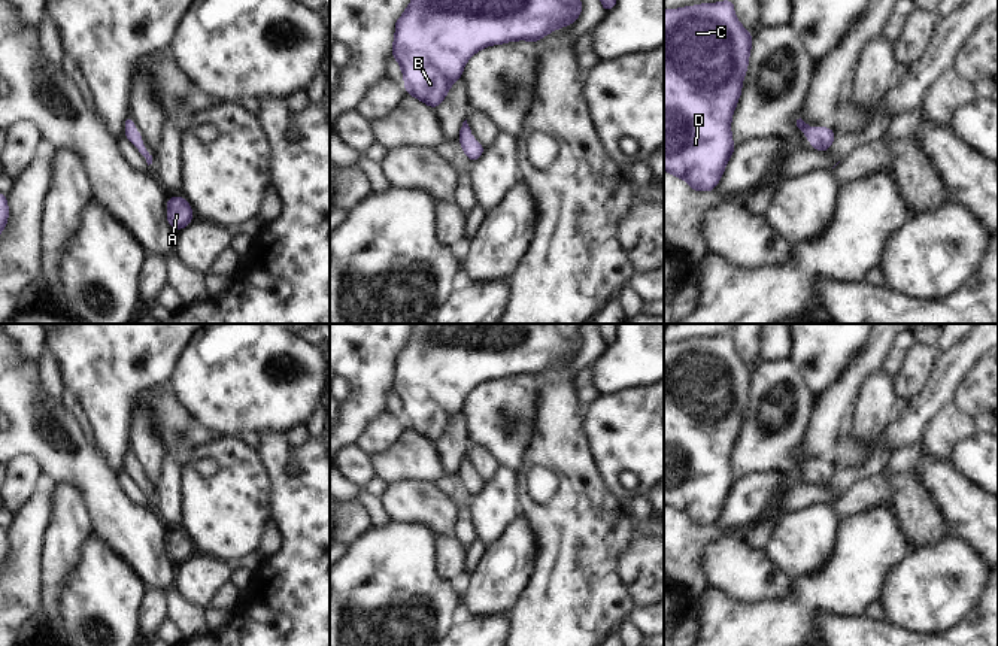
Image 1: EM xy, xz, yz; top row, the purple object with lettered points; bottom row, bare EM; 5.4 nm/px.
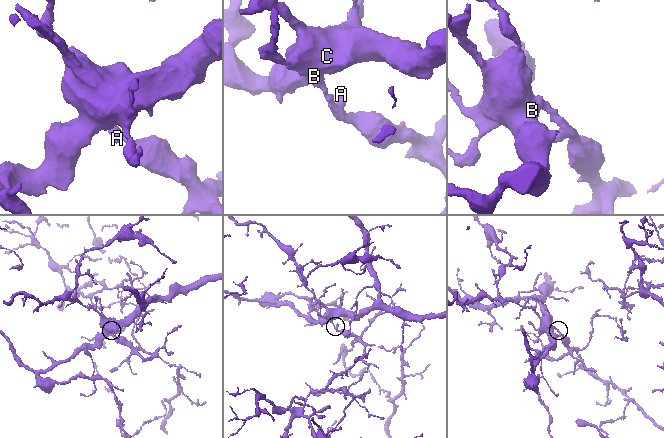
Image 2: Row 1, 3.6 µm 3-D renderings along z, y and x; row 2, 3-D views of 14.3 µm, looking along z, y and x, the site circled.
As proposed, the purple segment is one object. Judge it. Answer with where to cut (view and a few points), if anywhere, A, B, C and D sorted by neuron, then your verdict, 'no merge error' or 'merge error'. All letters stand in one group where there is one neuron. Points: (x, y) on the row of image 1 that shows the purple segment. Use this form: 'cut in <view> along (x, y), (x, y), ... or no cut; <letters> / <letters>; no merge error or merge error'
no cut; A B C D; no merge error

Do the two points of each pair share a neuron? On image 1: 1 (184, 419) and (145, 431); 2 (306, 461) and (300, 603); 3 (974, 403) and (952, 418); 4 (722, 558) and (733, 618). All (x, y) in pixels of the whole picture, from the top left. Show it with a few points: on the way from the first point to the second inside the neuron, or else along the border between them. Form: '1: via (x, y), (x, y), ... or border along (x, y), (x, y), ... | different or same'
1: border along (142, 406), (163, 446), (164, 457) | different
2: via (306, 497), (306, 567) | same
3: border along (953, 403), (971, 418), (977, 431) | different
4: border along (707, 587), (718, 588), (745, 603), (763, 601) | different

